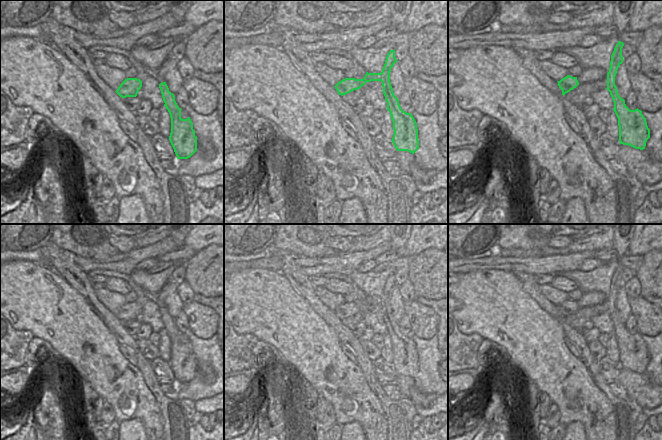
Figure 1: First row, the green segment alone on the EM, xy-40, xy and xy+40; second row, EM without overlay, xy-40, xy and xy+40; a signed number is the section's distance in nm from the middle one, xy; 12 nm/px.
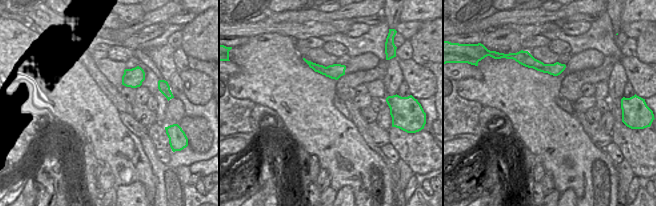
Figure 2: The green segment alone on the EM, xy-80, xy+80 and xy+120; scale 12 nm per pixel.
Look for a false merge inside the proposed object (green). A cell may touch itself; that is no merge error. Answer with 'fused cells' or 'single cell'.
fused cells

